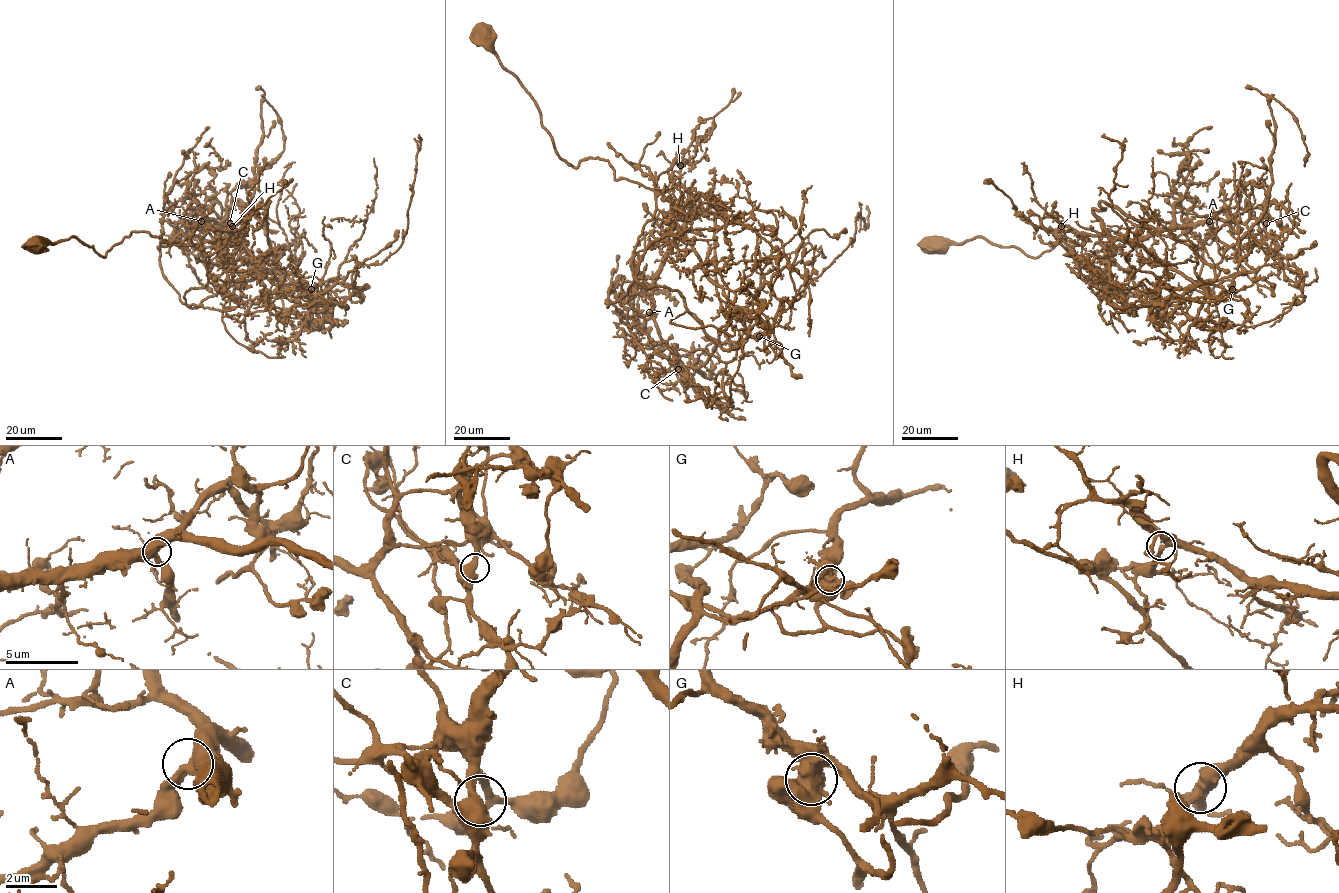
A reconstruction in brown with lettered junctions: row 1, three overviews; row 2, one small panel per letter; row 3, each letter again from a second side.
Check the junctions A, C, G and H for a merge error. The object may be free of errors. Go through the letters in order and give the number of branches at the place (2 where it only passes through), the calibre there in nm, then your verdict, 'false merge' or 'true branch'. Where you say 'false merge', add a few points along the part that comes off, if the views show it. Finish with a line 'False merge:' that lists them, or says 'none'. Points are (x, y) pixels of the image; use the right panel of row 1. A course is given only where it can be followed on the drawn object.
A: 2 | 480 nm | true branch
C: 2 | 500 nm | true branch
G: 2 | 750 nm | false merge | (1232, 289), (1246, 273), (1195, 281), (1183, 308), (1115, 288), (1023, 218), (987, 178)
H: 2 | 360 nm | true branch
False merge: G

